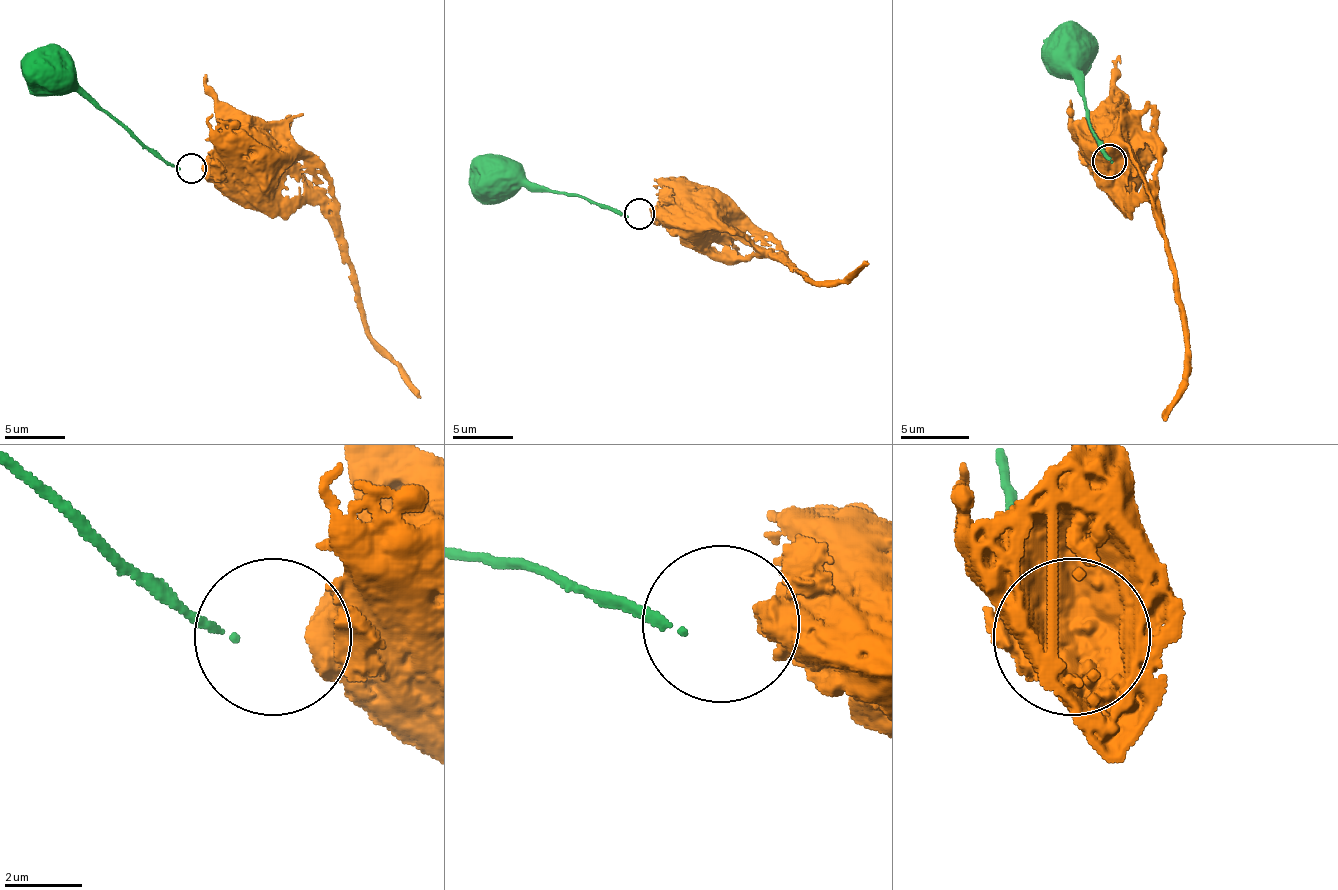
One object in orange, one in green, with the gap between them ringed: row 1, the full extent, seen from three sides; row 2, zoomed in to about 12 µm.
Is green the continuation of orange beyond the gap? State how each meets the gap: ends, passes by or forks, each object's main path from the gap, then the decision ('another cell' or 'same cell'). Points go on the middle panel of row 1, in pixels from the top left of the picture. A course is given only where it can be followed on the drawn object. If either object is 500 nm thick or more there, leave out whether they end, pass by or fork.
orange runs (649, 212), (676, 218), (694, 215); green runs (627, 215), (564, 194), (527, 185), (506, 185), (497, 179), (500, 179), (494, 179); another cell

